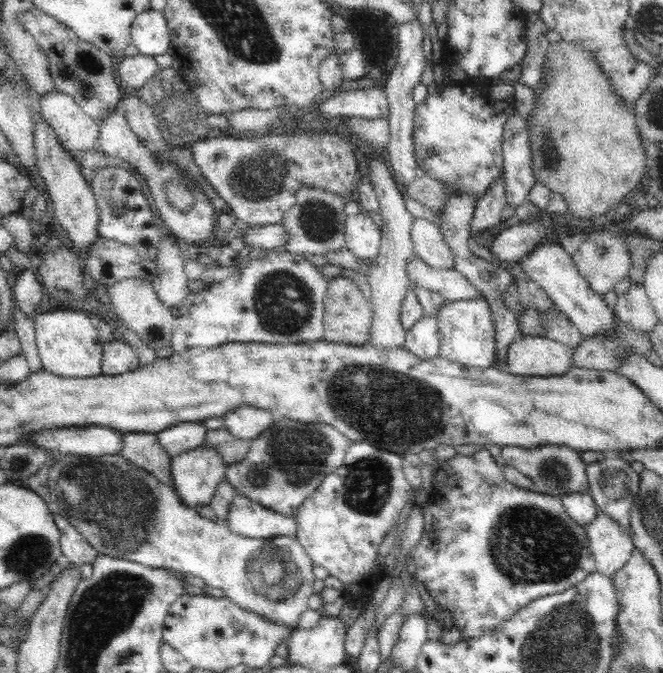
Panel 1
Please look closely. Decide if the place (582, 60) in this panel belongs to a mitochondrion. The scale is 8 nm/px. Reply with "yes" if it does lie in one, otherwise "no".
no

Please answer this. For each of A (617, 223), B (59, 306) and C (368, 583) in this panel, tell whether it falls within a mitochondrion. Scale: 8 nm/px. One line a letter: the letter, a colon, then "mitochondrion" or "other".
A: other
B: other
C: other

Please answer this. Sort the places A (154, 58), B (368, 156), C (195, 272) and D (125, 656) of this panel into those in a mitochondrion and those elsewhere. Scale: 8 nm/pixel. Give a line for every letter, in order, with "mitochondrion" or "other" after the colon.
A: other
B: other
C: other
D: mitochondrion

